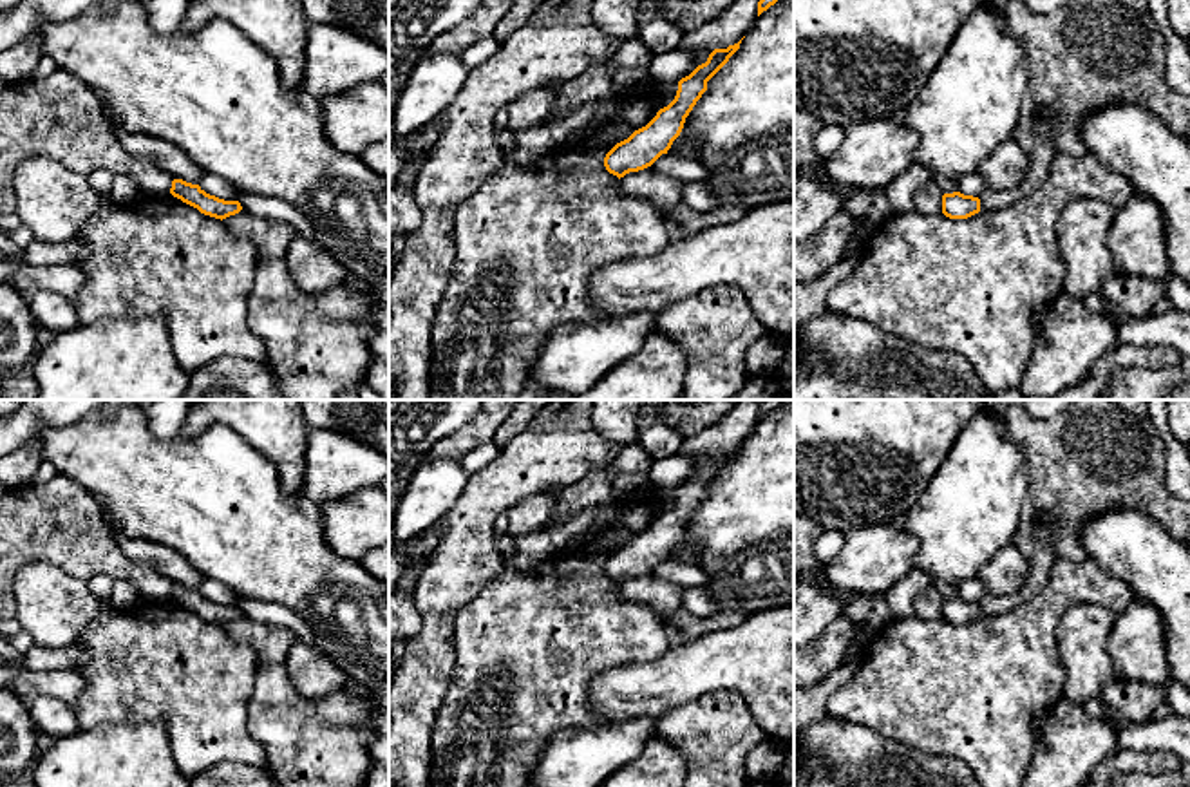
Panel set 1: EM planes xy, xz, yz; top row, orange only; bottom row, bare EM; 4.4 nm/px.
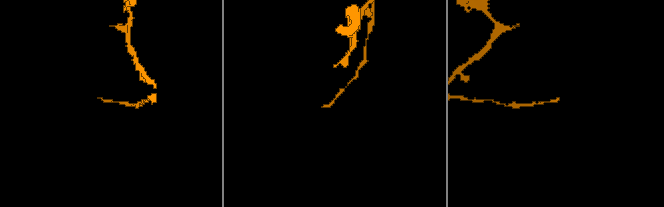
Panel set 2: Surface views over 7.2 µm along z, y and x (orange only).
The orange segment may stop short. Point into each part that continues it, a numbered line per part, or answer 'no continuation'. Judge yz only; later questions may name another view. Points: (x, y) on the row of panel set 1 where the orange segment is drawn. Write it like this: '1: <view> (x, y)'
no continuation

